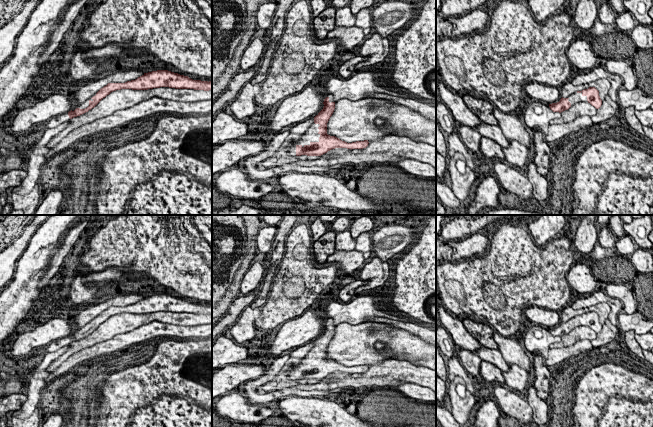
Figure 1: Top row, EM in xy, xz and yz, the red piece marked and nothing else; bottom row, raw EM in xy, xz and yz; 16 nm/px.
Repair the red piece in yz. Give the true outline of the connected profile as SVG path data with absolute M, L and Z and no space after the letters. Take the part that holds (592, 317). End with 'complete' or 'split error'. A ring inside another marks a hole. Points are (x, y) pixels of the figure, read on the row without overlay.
M589 311L588 313L573 317L568 322L562 321L559 326L549 328L549 331L553 336L561 337L579 326L588 326L596 333L599 333L602 329L599 315L595 311Z; split error

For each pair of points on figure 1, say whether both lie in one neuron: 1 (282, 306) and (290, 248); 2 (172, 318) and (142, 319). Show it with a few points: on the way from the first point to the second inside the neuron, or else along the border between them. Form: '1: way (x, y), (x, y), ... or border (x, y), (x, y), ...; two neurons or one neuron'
1: way (276, 292), (276, 282), (289, 268), (289, 262); one neuron
2: way (165, 317), (149, 317); one neuron

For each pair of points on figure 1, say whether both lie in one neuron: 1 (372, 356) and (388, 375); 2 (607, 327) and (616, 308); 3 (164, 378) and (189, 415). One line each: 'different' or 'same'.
1: different
2: different
3: same

